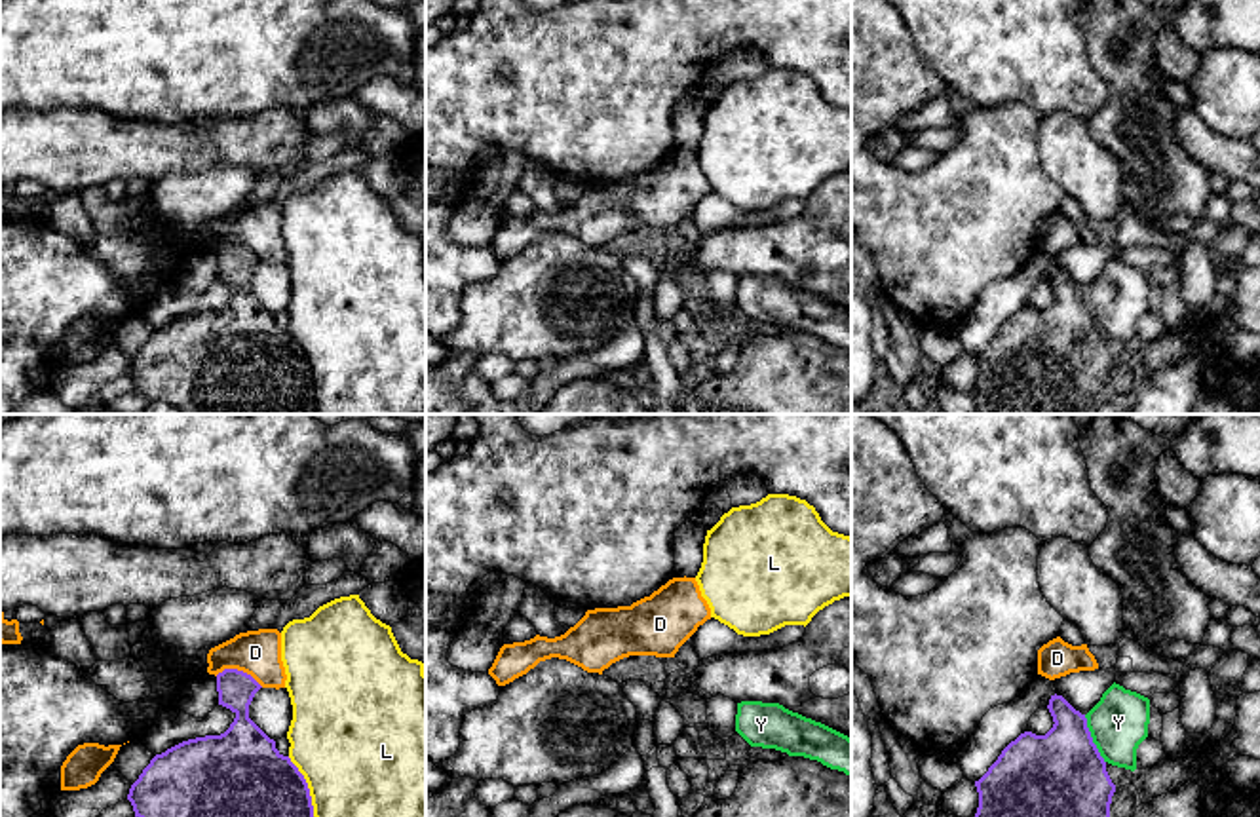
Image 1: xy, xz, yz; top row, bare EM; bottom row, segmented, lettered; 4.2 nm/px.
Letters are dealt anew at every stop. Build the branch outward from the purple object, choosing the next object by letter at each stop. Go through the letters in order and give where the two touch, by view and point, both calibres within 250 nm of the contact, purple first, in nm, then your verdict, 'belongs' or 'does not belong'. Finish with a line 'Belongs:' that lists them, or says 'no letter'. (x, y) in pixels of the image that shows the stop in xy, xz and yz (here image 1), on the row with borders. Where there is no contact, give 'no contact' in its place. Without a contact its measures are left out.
D: xy (240, 671) | 160/190 nm | does not belong
L: xy (306, 787) | 320/480 nm | does not belong
Y: yz (1091, 740) | 360/240 nm | does not belong
Belongs: no letter

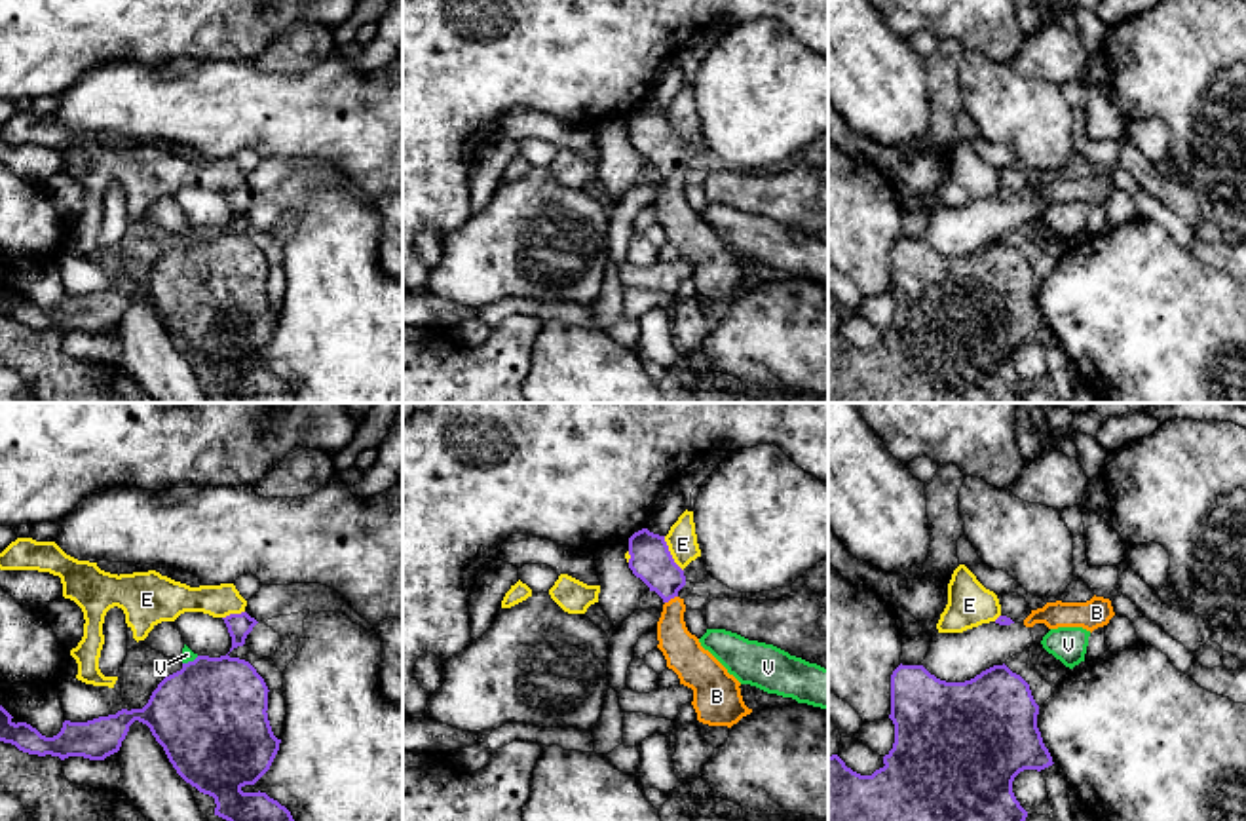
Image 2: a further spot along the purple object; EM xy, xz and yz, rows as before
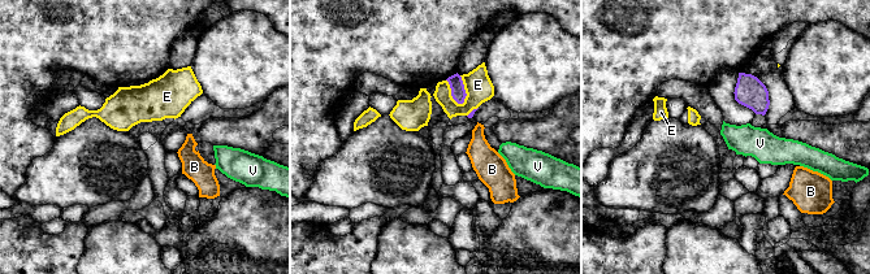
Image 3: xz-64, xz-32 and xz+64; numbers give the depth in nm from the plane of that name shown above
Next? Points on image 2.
B: xz (671, 597) | 180/160 nm | belongs
E: xz (669, 553) | 180/130 nm | does not belong
V: xy (190, 662) | 480/50 nm | does not belong
Belongs: B

